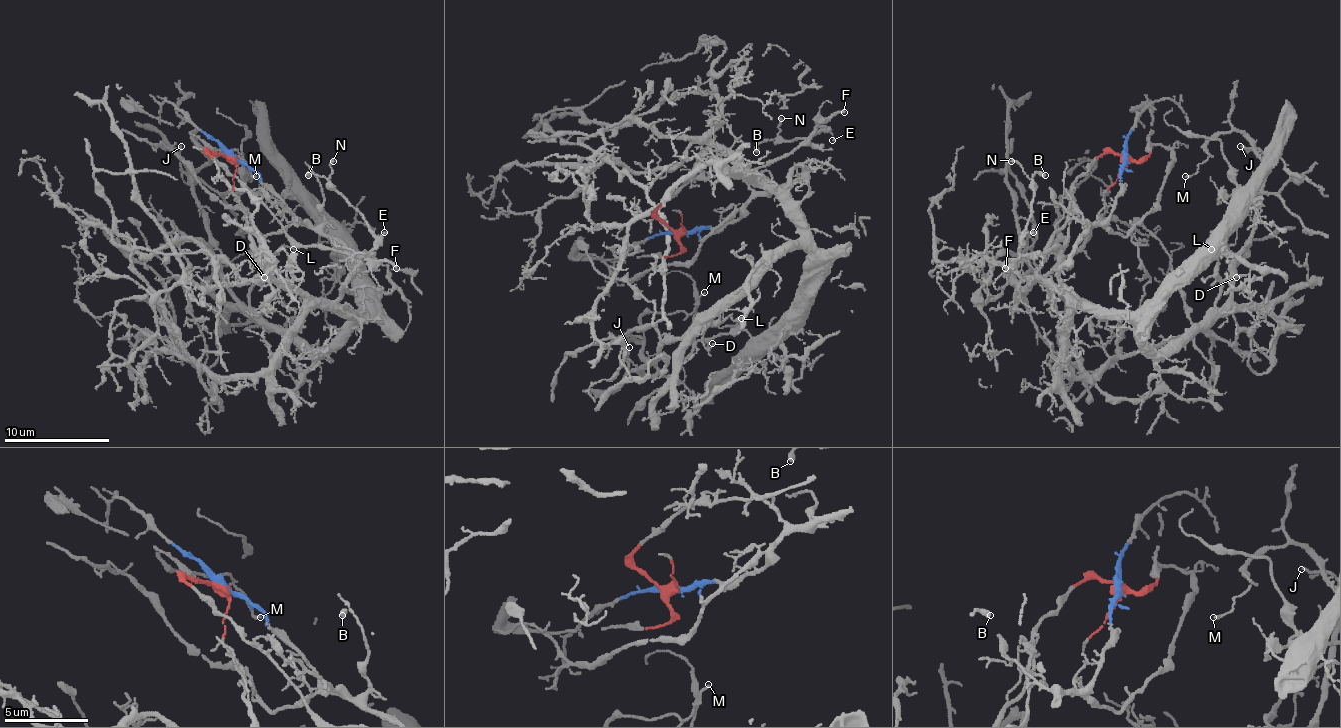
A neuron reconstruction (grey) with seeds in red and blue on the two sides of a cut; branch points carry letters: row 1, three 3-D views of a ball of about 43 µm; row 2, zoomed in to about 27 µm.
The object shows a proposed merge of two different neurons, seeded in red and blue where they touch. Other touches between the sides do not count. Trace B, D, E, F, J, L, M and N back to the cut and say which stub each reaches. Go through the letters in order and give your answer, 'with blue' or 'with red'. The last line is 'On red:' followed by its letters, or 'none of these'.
B: with red
D: with blue
E: with red
F: with red
J: with blue
L: with blue
M: with blue
N: with red
On red: B, E, F, N

